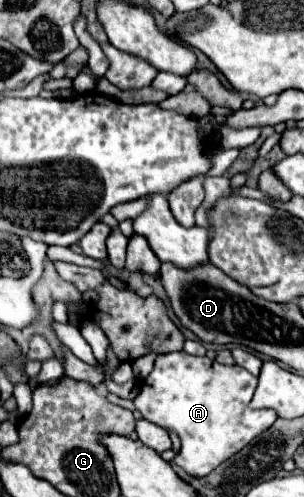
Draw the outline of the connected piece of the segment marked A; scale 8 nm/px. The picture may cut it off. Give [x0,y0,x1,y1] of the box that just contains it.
[134,350,278,478]

